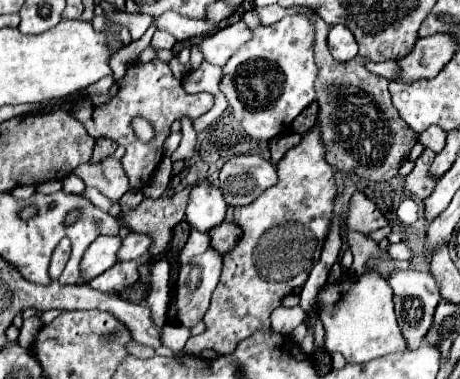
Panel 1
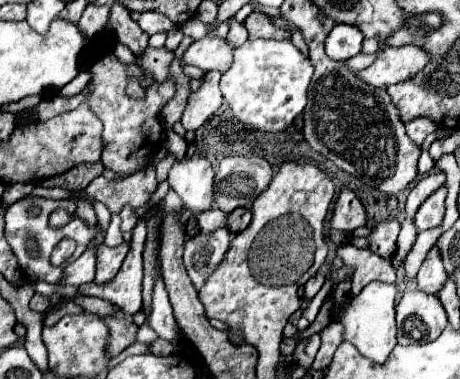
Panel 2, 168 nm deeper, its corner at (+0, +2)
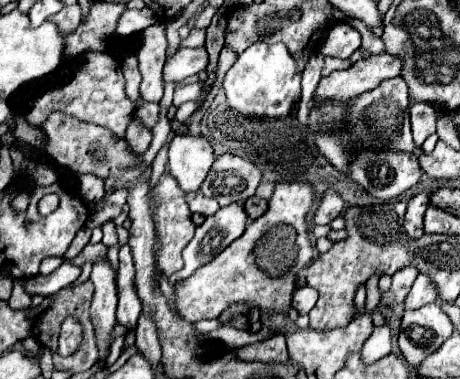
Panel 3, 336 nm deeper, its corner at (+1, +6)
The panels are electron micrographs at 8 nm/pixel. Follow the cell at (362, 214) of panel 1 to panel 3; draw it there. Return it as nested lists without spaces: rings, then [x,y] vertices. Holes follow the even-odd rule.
[[[328,188],[322,194],[320,206],[314,212],[312,222],[314,224],[330,224],[334,218],[338,218],[344,212],[344,200],[340,198],[340,194],[336,194],[332,188]]]

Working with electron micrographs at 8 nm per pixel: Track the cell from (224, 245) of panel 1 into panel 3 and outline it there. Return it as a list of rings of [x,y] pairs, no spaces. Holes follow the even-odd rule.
[[[252,196],[252,198],[248,198],[248,200],[246,200],[244,208],[246,208],[248,216],[254,220],[254,218],[260,218],[260,216],[268,210],[268,202],[266,202],[266,200],[262,200],[262,198],[258,198],[258,196]]]

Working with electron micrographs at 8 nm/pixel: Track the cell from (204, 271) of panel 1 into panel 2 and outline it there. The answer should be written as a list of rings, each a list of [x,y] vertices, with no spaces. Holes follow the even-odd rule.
[[[225,226],[213,232],[213,236],[197,234],[195,238],[187,240],[183,262],[197,290],[201,290],[205,280],[217,270],[225,252],[229,250],[229,242],[231,242],[231,232]]]

